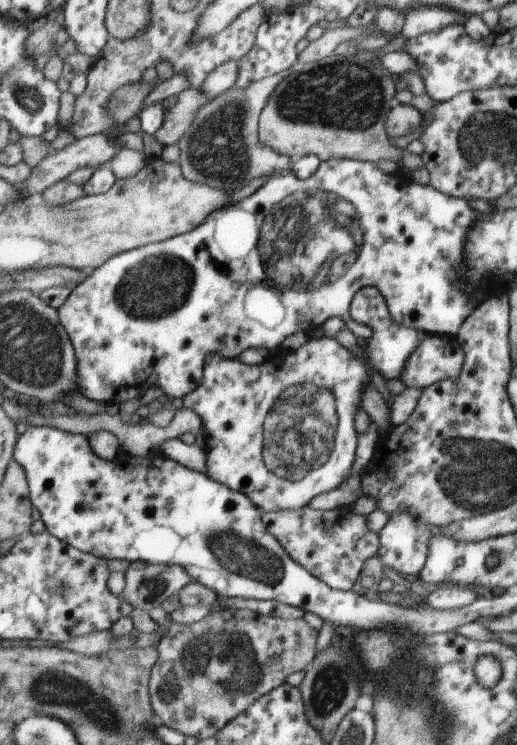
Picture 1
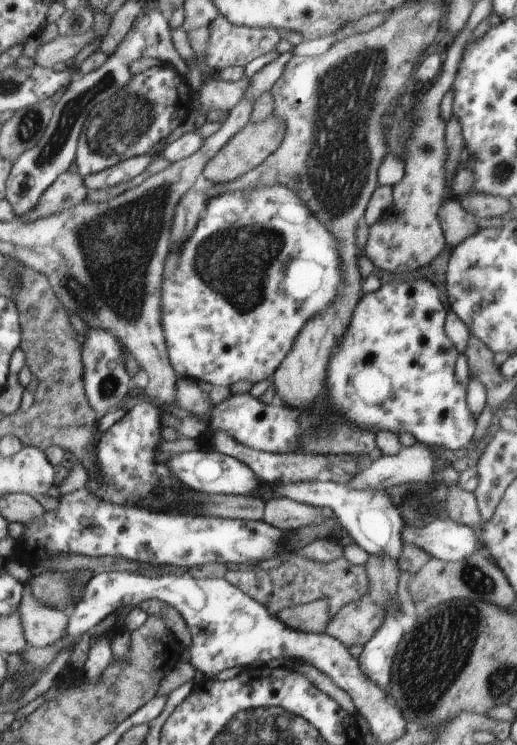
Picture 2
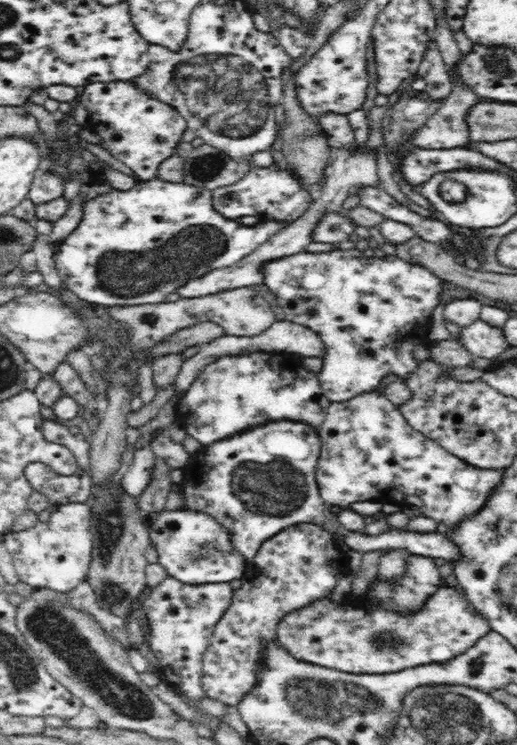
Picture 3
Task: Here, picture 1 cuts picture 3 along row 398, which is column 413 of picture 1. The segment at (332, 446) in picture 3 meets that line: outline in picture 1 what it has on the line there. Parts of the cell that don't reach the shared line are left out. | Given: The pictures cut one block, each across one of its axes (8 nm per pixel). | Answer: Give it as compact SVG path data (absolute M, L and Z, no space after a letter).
M426 334L399 376L408 389L428 388L444 379L457 379L463 367L464 353L457 337Z

